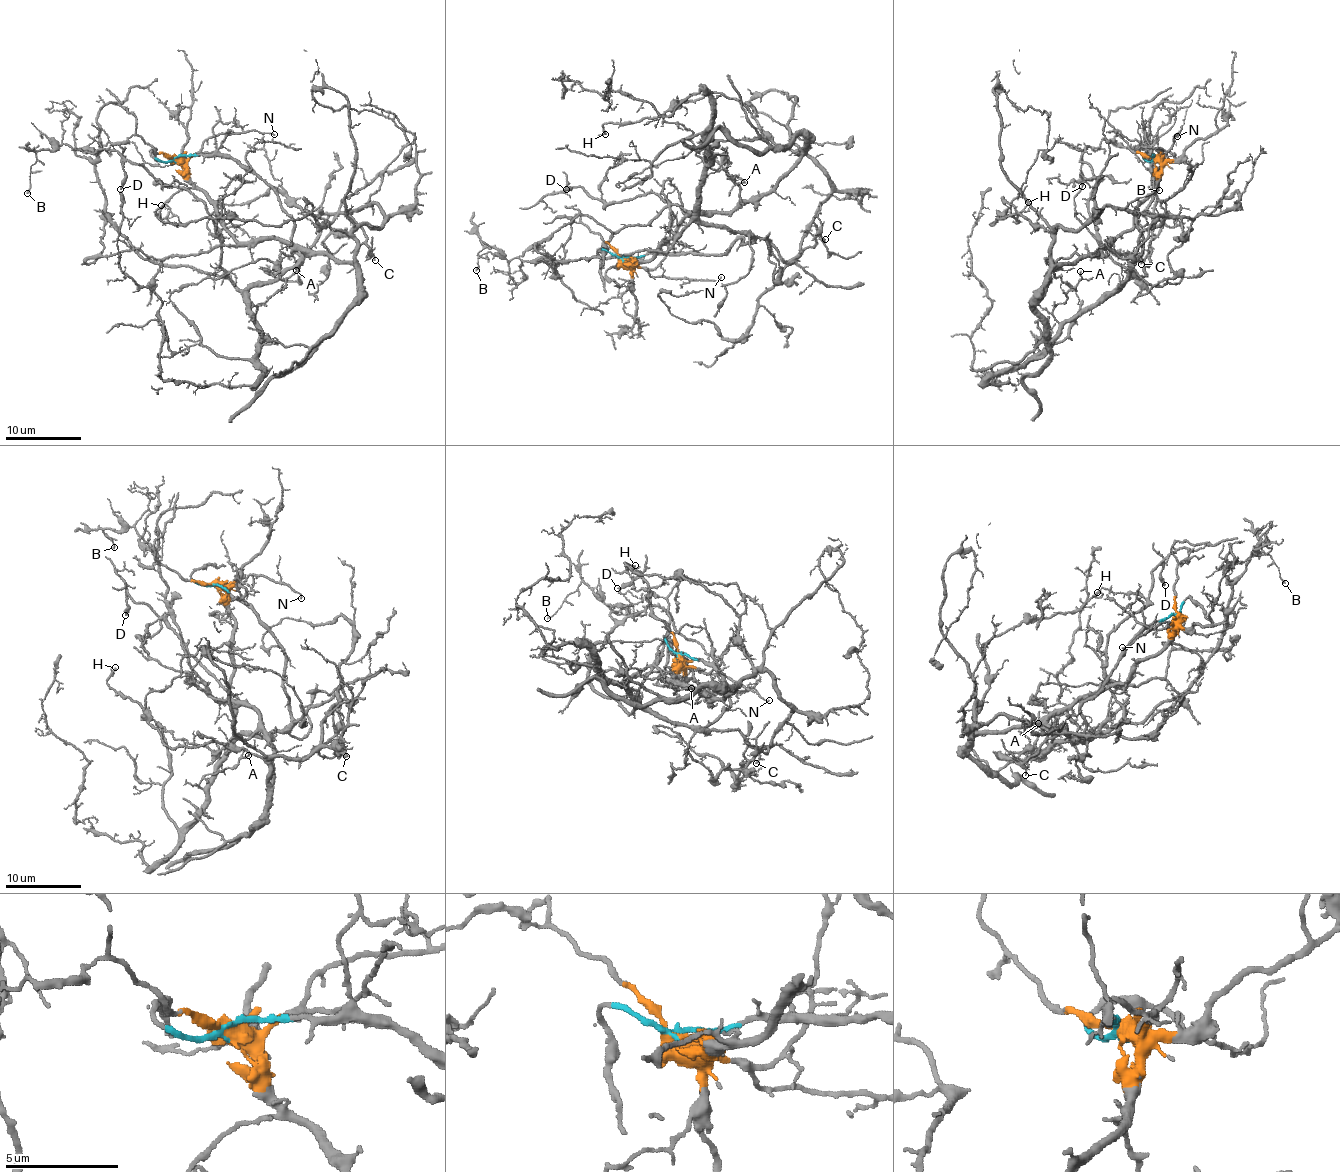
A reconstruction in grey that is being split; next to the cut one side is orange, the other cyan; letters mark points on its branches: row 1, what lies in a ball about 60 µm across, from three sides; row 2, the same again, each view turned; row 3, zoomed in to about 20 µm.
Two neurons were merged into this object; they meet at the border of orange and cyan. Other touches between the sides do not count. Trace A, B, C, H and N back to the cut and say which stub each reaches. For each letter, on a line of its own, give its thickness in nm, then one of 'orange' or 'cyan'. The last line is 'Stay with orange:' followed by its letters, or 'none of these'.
A: 150 nm | cyan
B: 140 nm | cyan
C: 130 nm | cyan
H: 140 nm | orange
N: 130 nm | orange
Stay with orange: H, N

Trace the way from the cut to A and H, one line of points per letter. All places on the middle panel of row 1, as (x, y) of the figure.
A: (621, 258), (723, 255), (739, 238), (742, 244), (750, 239), (698, 217), (705, 156), (710, 167), (745, 182)
H: (621, 258), (649, 260), (687, 216), (755, 202), (803, 151), (777, 145), (722, 94), (606, 122), (606, 133)

